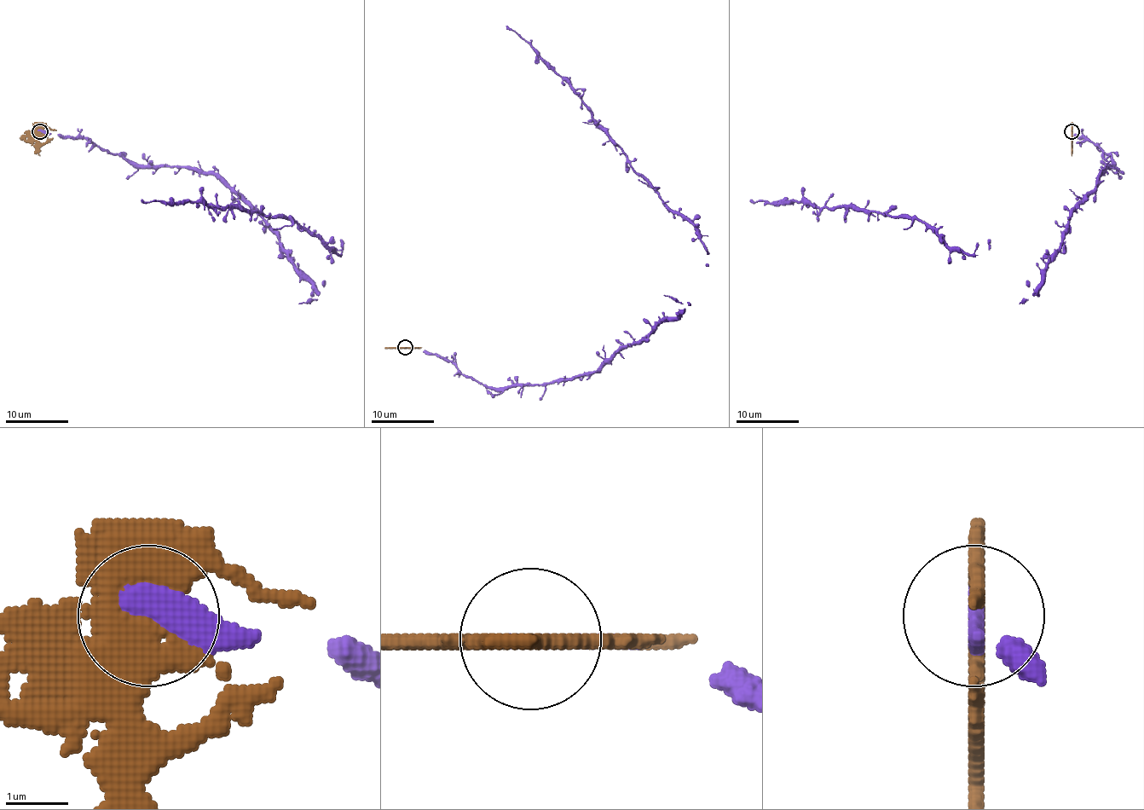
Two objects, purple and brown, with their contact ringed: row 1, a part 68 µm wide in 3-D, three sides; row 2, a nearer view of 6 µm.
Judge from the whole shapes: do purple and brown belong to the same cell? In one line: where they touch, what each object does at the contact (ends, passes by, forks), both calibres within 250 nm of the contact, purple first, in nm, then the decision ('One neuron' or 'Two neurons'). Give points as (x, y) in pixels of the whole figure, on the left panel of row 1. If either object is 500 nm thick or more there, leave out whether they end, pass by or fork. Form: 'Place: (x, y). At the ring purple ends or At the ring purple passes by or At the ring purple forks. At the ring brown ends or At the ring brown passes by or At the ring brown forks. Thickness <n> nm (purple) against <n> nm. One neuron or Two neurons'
Place: (39, 131). At the ring purple ends. At the ring brown forks. Thickness 440 nm (purple) against 320 nm. Two neurons

